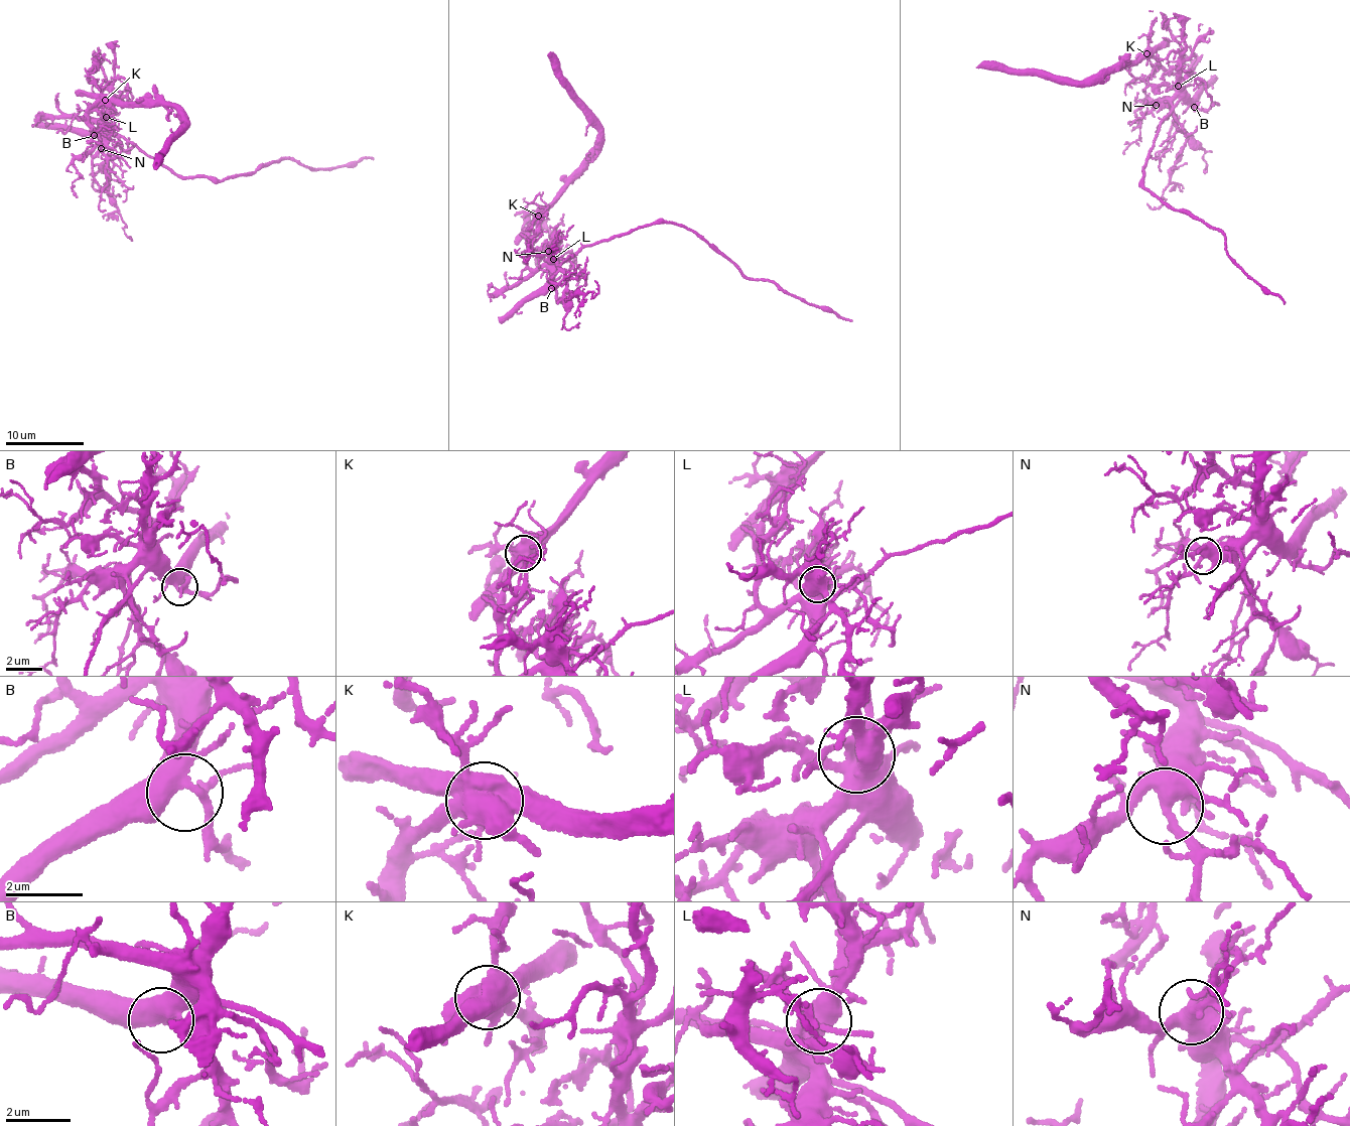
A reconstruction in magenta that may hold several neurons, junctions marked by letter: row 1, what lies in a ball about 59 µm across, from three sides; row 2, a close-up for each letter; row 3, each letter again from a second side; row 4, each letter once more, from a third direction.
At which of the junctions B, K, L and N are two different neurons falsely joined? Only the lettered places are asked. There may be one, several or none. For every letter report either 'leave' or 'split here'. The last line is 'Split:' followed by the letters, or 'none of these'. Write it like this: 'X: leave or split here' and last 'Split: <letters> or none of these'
B: leave
K: split here
L: leave
N: leave
Split: K

